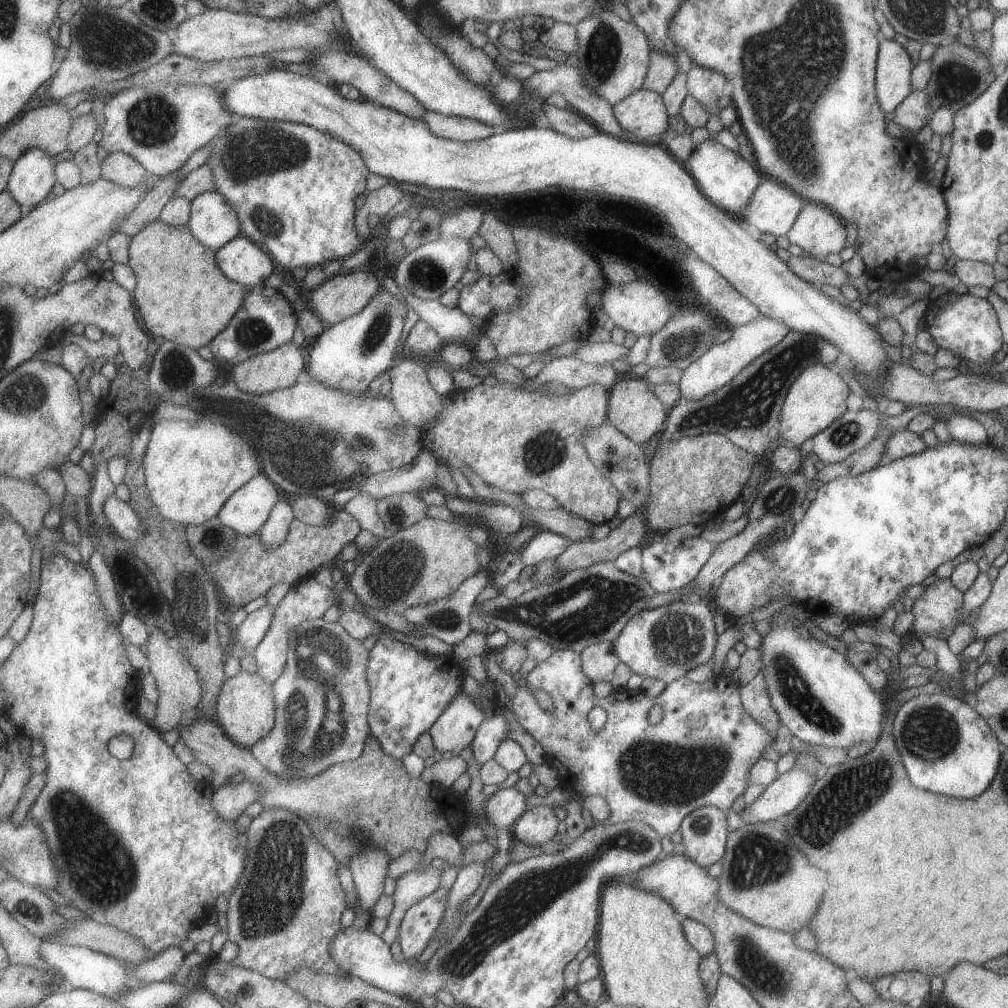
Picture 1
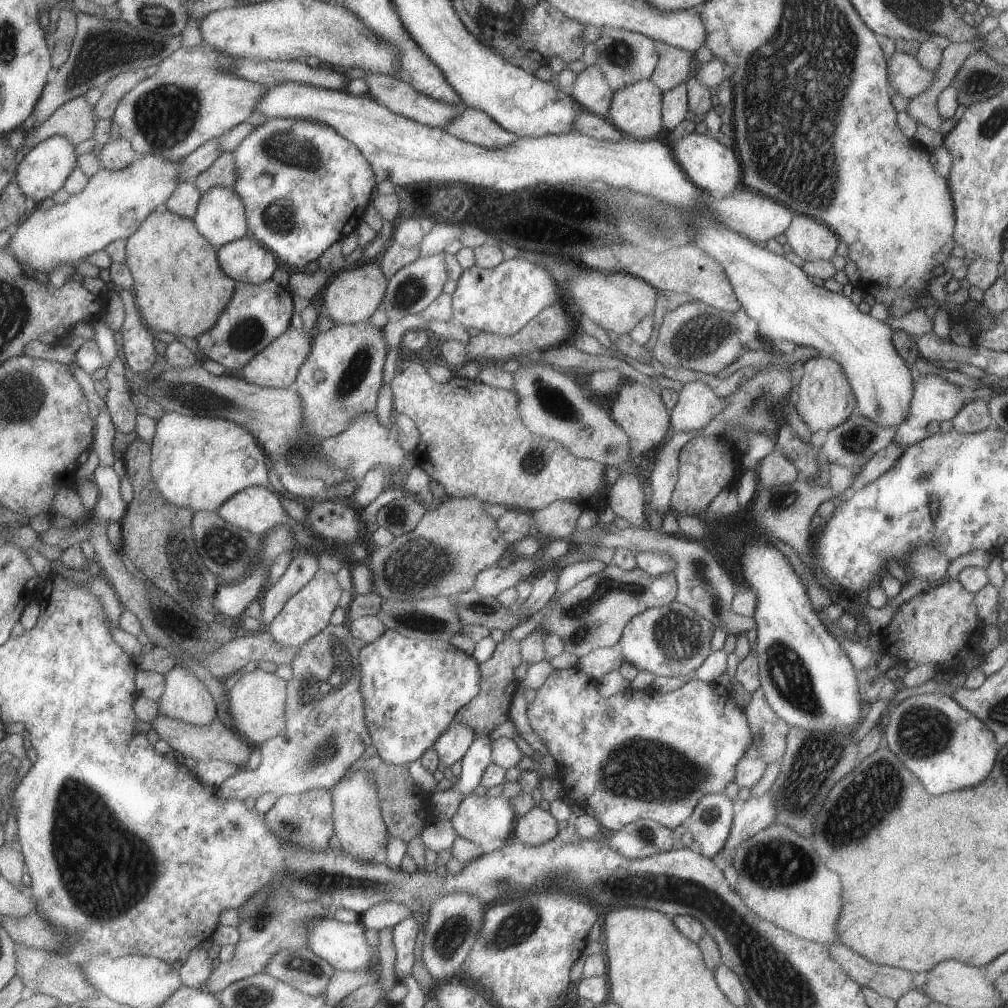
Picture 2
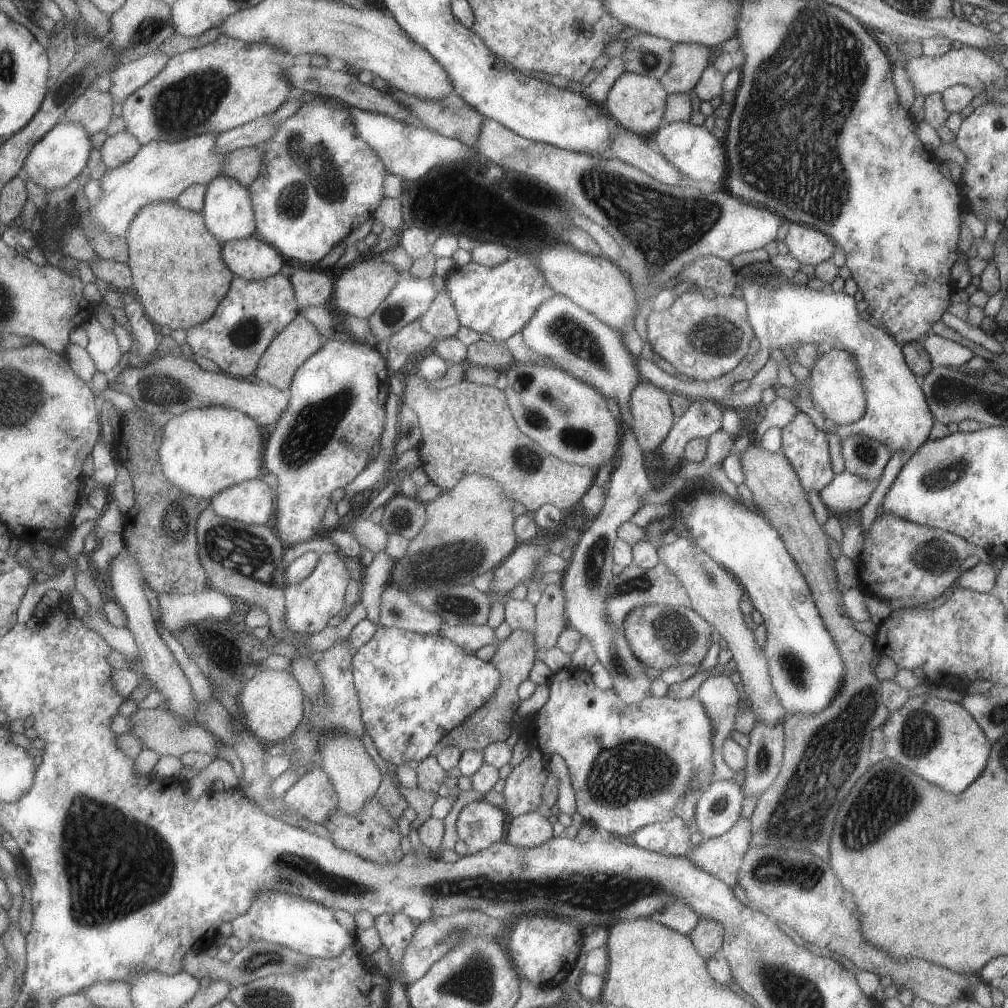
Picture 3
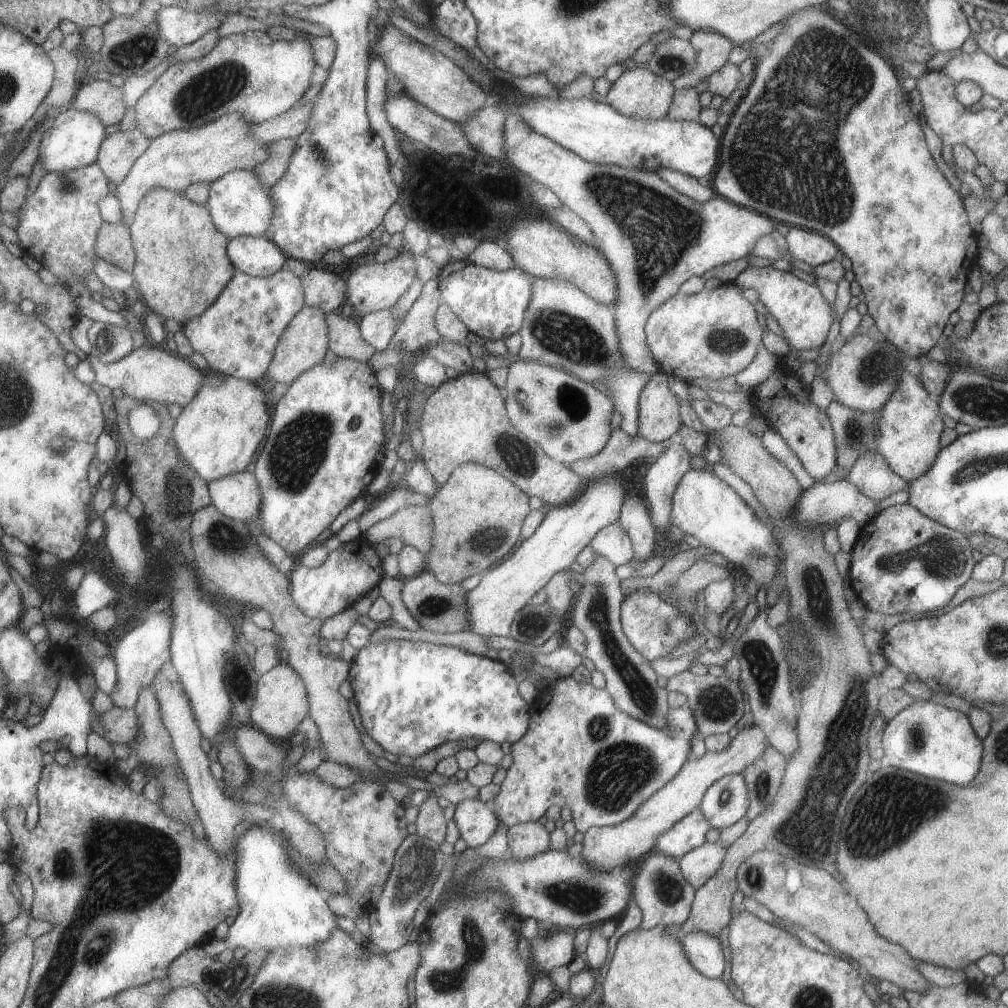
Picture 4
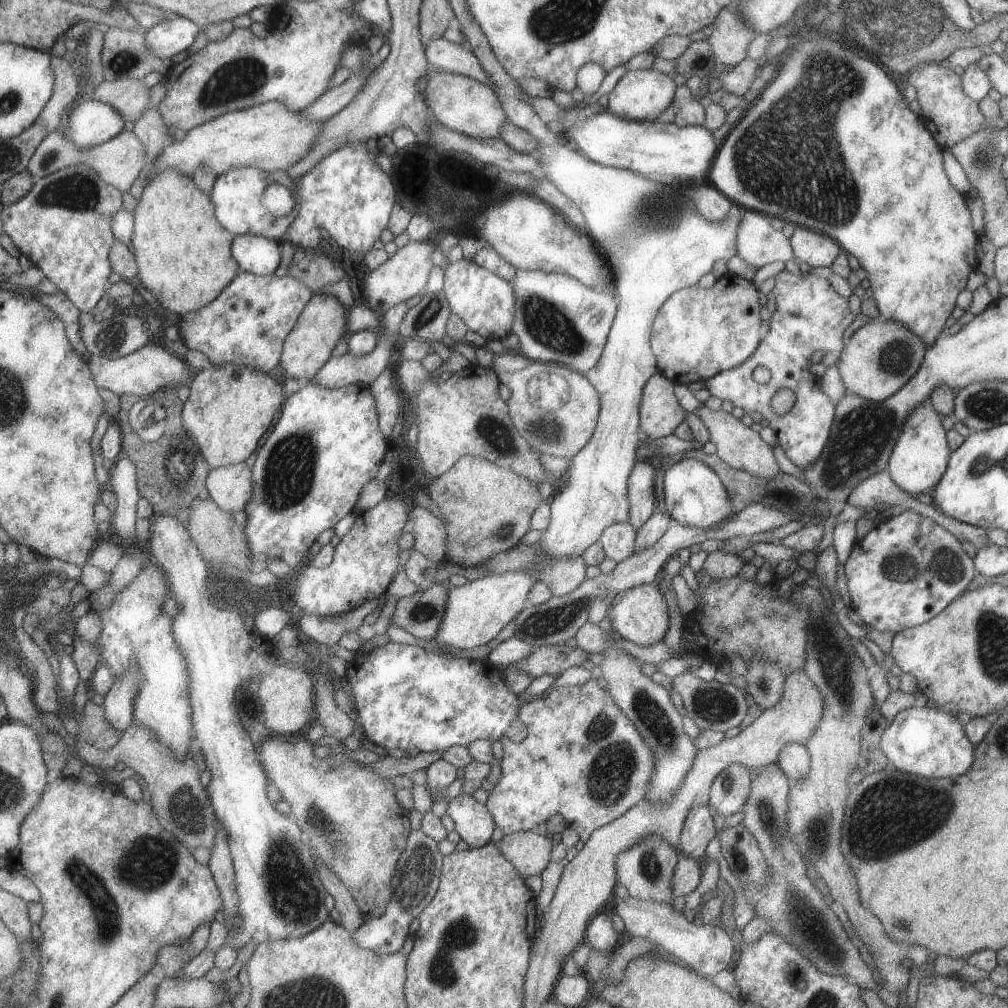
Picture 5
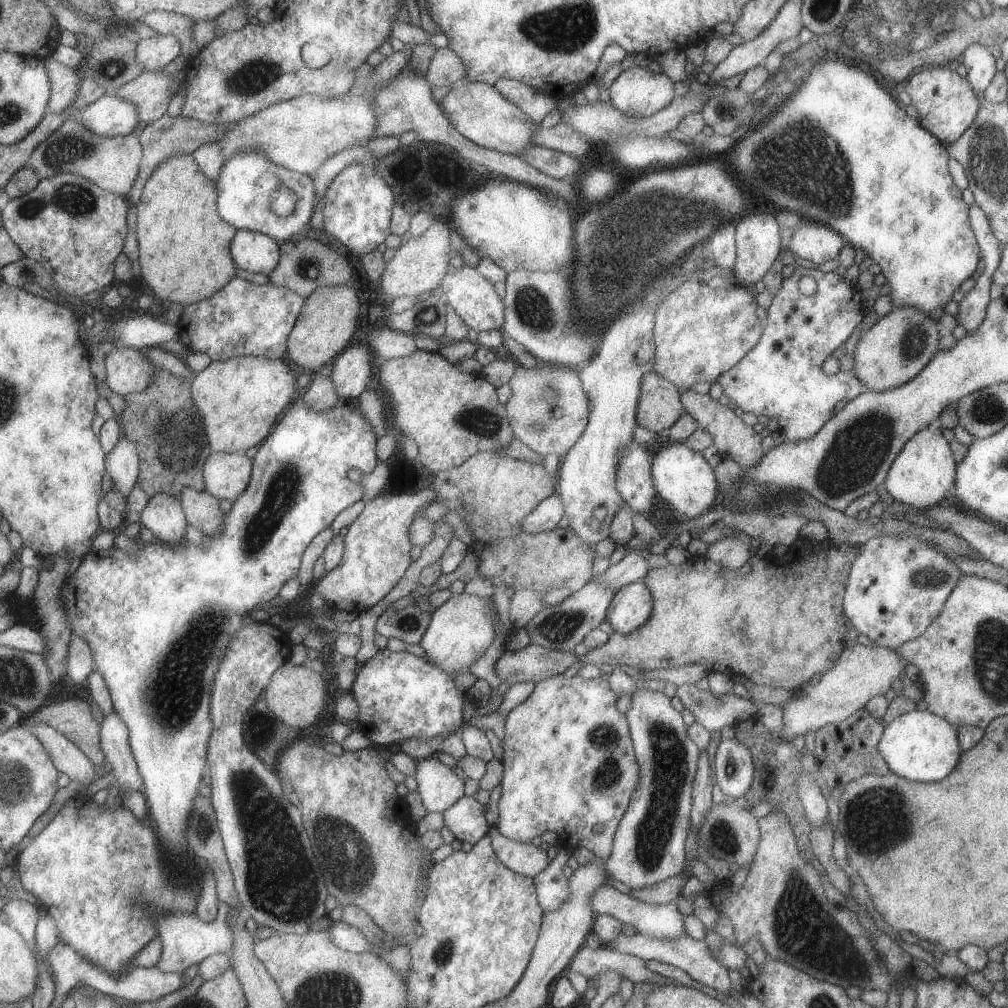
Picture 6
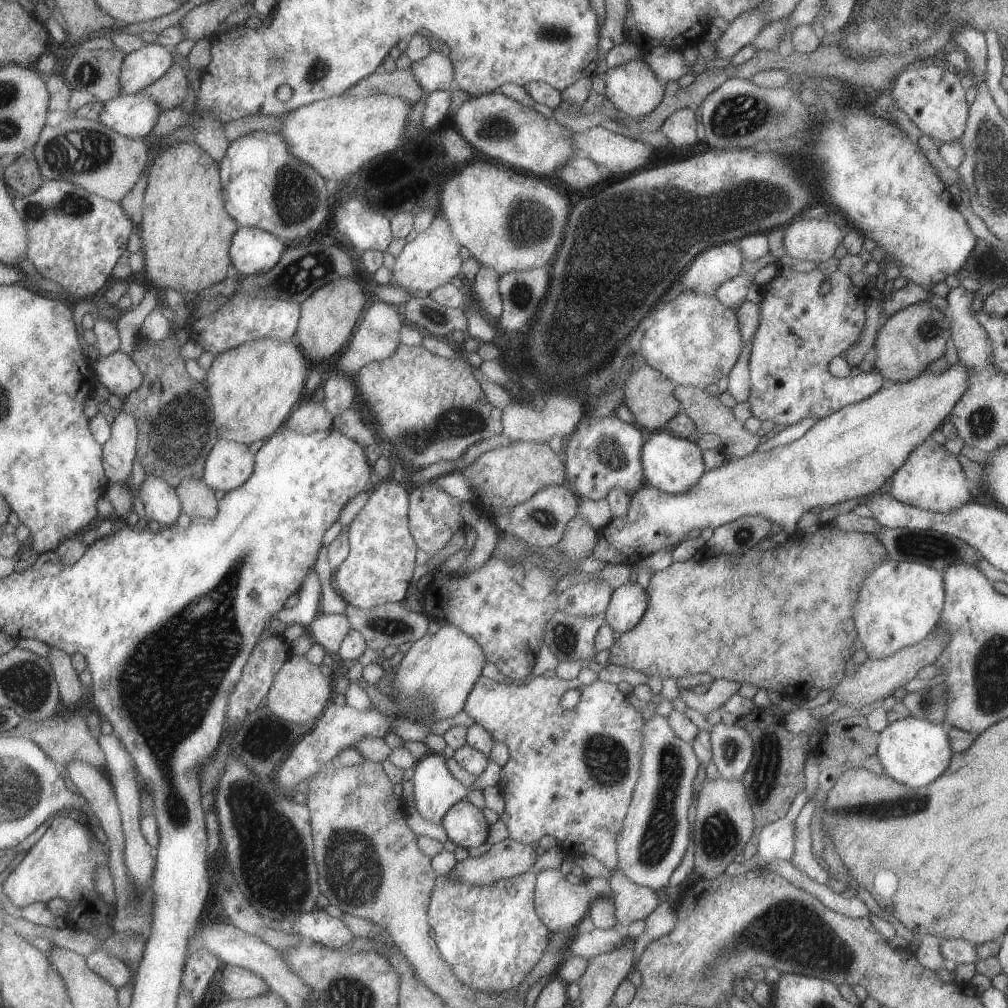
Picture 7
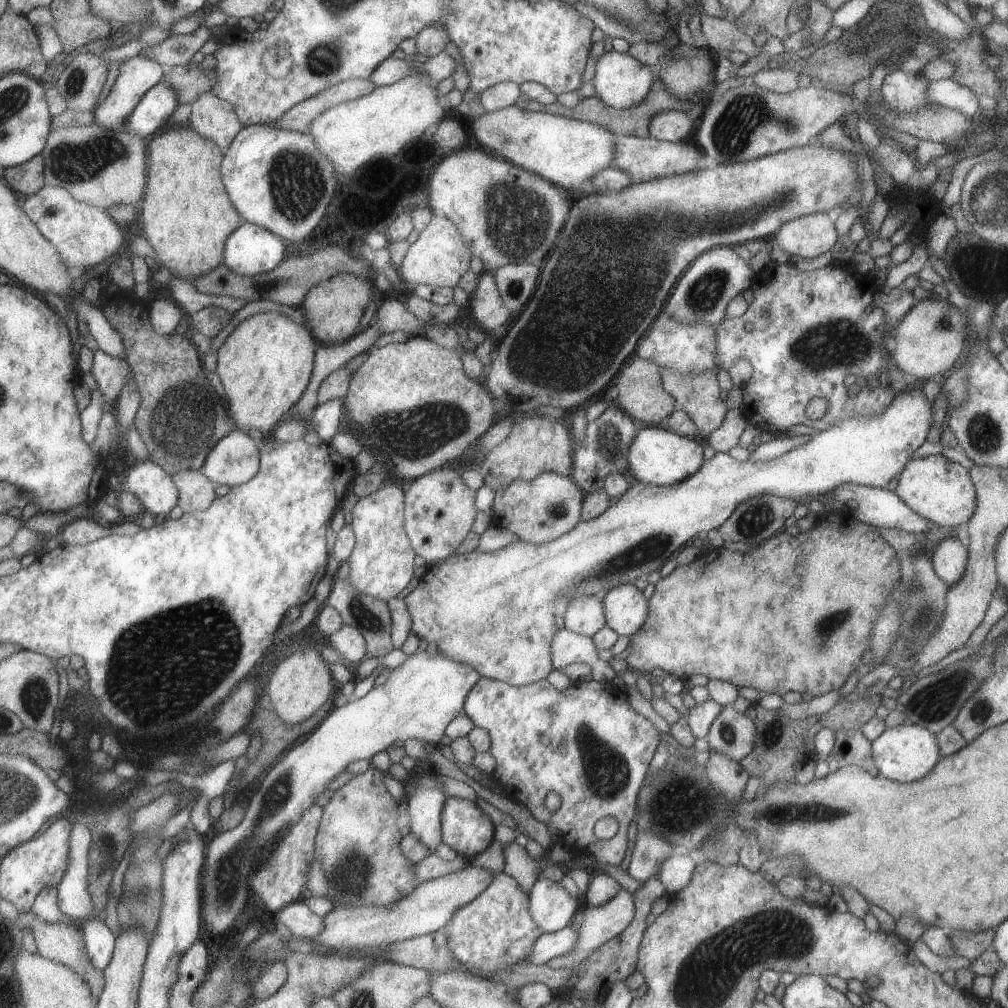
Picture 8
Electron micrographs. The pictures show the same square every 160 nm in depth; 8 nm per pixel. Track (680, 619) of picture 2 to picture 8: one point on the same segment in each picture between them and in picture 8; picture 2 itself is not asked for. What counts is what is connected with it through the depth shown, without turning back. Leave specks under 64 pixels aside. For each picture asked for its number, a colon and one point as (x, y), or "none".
3: (659, 636)
4: (653, 627)
5: (639, 615)
6: (630, 607)
7: (627, 604)
8: (625, 608)

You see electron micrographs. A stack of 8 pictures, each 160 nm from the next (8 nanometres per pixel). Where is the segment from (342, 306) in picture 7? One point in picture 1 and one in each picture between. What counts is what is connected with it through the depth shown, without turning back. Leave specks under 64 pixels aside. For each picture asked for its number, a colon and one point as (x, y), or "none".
1: (266, 372)
2: (276, 366)
3: (294, 343)
4: (303, 343)
5: (308, 345)
6: (329, 317)

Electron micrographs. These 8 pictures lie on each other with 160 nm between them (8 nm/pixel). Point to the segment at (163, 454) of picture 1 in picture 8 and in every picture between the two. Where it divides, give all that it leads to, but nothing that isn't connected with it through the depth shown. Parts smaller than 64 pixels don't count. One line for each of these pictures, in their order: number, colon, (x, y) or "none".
2: (197, 462)
3: (202, 451)
4: (217, 433)
5: (229, 407)
6: (238, 400)
7: (253, 388)
8: (264, 365)

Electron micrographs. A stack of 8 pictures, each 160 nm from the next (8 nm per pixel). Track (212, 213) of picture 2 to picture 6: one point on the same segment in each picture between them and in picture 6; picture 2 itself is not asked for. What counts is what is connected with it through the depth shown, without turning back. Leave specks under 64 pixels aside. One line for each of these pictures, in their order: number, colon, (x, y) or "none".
3: (227, 212)
4: (238, 203)
5: (236, 195)
6: (244, 183)

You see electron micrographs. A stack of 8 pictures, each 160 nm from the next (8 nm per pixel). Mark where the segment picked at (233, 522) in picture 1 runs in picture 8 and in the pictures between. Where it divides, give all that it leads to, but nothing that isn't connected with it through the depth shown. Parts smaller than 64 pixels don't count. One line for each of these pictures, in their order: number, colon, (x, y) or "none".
2: (255, 508)
3: (251, 502)
4: (236, 496)
5: (230, 487)
6: (225, 476)
7: (228, 465)
8: (234, 460)

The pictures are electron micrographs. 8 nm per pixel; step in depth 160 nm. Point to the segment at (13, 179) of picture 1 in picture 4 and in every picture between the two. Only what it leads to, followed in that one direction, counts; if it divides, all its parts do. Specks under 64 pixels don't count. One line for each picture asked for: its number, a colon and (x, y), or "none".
2: (41, 171)
3: (60, 155)
4: (73, 138)

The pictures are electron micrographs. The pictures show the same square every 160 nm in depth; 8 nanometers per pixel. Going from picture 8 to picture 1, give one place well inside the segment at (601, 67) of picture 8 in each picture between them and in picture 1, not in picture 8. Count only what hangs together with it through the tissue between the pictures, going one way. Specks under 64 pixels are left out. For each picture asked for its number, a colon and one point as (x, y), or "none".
1: (642, 114)
2: (635, 109)
3: (636, 102)
4: (638, 94)
5: (641, 95)
6: (636, 91)
7: (632, 88)

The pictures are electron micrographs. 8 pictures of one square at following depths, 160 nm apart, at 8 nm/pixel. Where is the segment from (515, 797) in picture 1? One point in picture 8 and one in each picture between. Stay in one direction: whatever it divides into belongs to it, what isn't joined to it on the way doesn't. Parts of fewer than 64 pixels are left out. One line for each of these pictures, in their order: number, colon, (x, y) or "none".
2: (484, 821)
3: (479, 824)
4: (476, 822)
5: (473, 823)
6: (465, 819)
7: (464, 824)
8: (464, 828)

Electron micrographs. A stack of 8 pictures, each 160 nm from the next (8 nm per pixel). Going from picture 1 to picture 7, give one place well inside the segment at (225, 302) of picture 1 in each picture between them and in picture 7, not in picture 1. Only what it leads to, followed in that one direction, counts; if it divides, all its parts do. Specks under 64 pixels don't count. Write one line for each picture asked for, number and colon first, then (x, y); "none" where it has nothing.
2: (179, 287)
3: (178, 275)
4: (181, 266)
5: (182, 255)
6: (183, 247)
7: (185, 233)

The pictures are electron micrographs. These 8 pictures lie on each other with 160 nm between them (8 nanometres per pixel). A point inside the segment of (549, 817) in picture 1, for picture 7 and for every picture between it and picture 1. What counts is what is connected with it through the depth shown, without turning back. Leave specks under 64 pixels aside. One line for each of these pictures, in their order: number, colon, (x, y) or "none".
2: (537, 826)
3: (531, 829)
4: (525, 840)
5: (529, 853)
6: (522, 858)
7: (507, 858)

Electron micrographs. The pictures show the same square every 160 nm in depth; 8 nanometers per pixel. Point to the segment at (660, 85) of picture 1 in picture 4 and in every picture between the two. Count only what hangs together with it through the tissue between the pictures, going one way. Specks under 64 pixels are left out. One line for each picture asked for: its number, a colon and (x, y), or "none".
2: (674, 66)
3: (689, 60)
4: (712, 50)

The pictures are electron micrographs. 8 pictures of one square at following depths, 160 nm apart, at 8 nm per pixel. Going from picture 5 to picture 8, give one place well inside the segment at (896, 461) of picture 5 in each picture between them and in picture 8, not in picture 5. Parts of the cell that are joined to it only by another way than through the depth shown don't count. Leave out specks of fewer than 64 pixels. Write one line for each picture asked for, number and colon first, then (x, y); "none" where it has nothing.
6: (922, 474)
7: (931, 479)
8: (939, 490)

